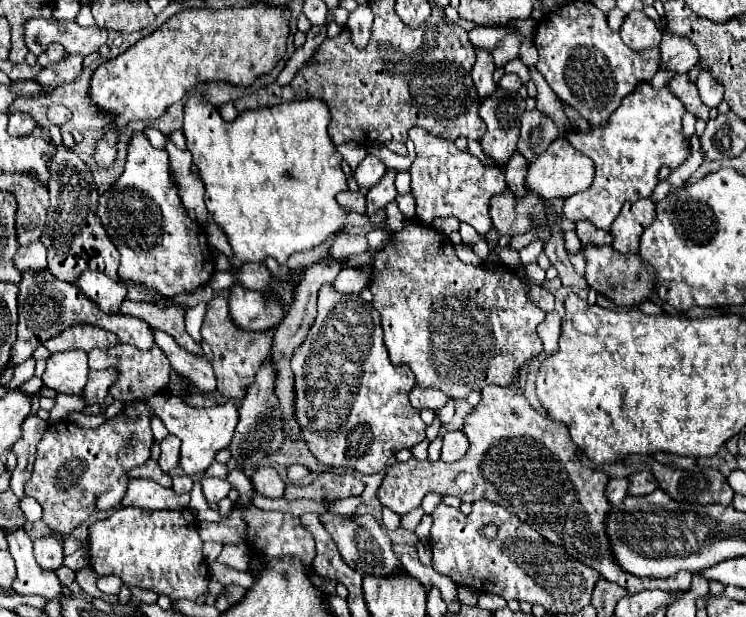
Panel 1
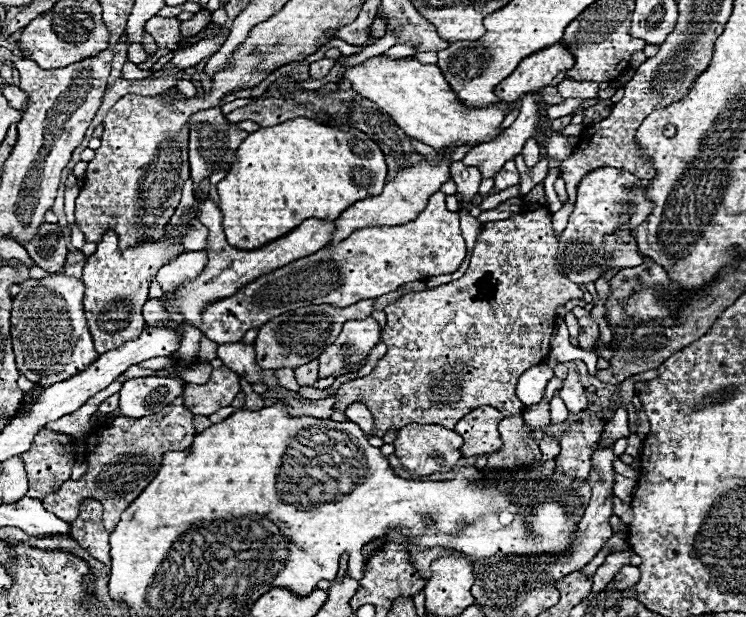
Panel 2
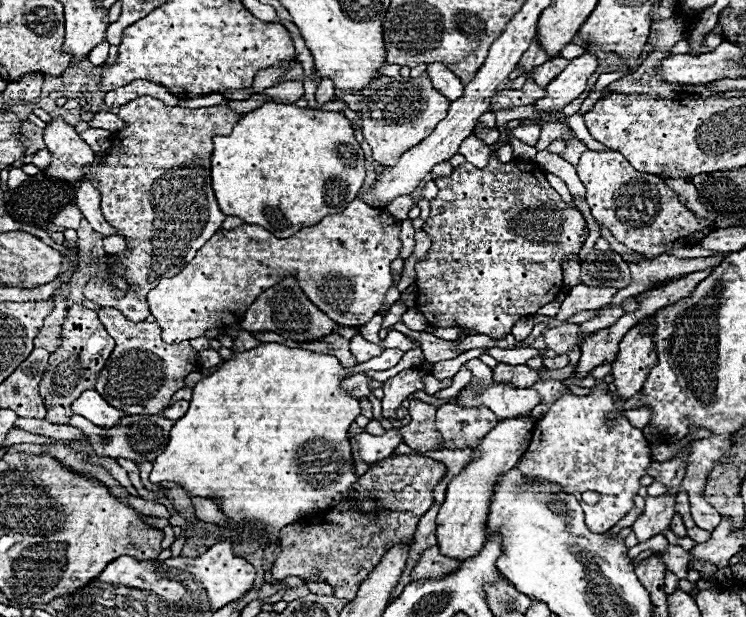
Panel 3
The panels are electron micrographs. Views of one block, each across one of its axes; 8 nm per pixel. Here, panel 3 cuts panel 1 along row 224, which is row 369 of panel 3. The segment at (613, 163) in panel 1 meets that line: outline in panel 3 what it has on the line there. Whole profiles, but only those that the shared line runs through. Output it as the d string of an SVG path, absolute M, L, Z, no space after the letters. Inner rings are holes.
M604 364L604 366L598 366L594 368L594 372L590 376L594 376L596 380L600 380L596 386L594 386L594 392L588 394L588 396L576 396L576 394L566 394L562 396L556 404L550 406L548 414L542 416L536 426L534 426L534 432L532 432L532 442L528 446L528 450L524 452L522 460L518 462L518 468L528 476L528 478L540 478L540 480L550 480L550 482L556 482L560 486L564 486L566 492L572 492L582 508L584 508L584 514L586 514L586 526L596 532L596 534L602 534L602 532L608 532L618 520L622 520L630 508L634 506L634 494L638 492L640 488L640 478L646 474L648 466L650 466L650 446L646 442L646 438L642 436L642 430L634 428L624 416L620 418L614 418L610 420L608 414L612 412L622 412L624 408L620 408L612 396L608 394L608 388L606 388L606 382L602 382L606 376L610 374L610 364ZM582 492L596 492L600 496L600 500L596 504L586 504L582 502Z

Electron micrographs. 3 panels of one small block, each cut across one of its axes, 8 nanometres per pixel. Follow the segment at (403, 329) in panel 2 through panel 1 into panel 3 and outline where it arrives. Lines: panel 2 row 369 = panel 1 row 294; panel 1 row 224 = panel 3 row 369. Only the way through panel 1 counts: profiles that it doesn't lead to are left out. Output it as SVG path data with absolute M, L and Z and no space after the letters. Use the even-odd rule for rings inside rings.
M422 367L408 368L408 370L402 370L400 374L388 378L384 382L384 398L382 398L382 414L384 418L388 420L396 420L396 410L402 408L402 402L412 394L412 392L418 392L418 390L424 390L424 382L422 378L426 376L428 372L424 371Z

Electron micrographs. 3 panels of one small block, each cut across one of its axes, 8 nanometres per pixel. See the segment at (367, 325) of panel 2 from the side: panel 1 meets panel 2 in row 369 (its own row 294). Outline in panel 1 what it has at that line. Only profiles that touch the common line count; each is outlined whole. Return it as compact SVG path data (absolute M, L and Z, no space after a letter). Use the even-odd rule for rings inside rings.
M332 284L320 290L318 316L304 342L294 350L290 366L294 372L294 416L300 424L300 436L308 450L328 468L348 468L360 474L380 472L398 450L412 448L426 438L426 424L408 400L410 390L416 386L416 376L410 366L394 366L390 362L380 312L358 294L340 294Z

